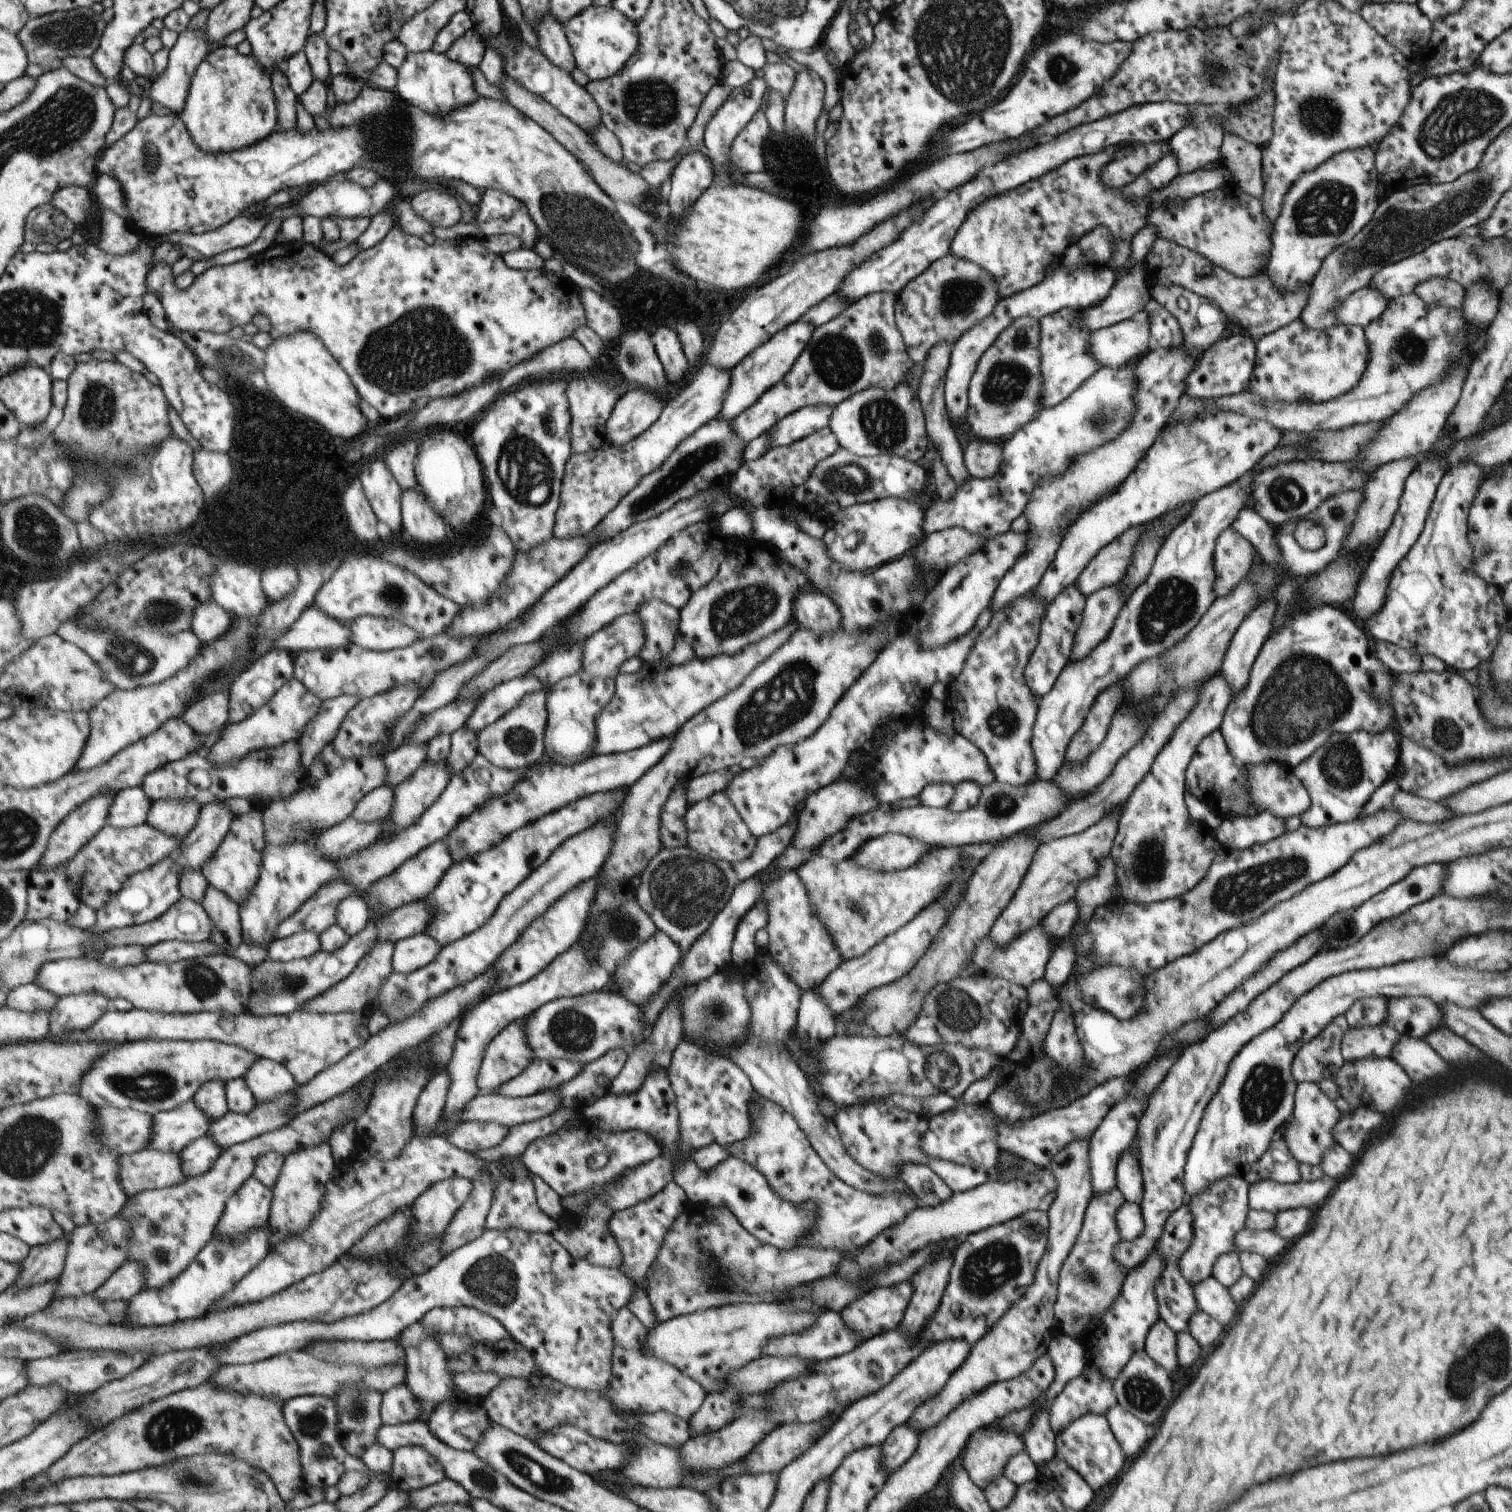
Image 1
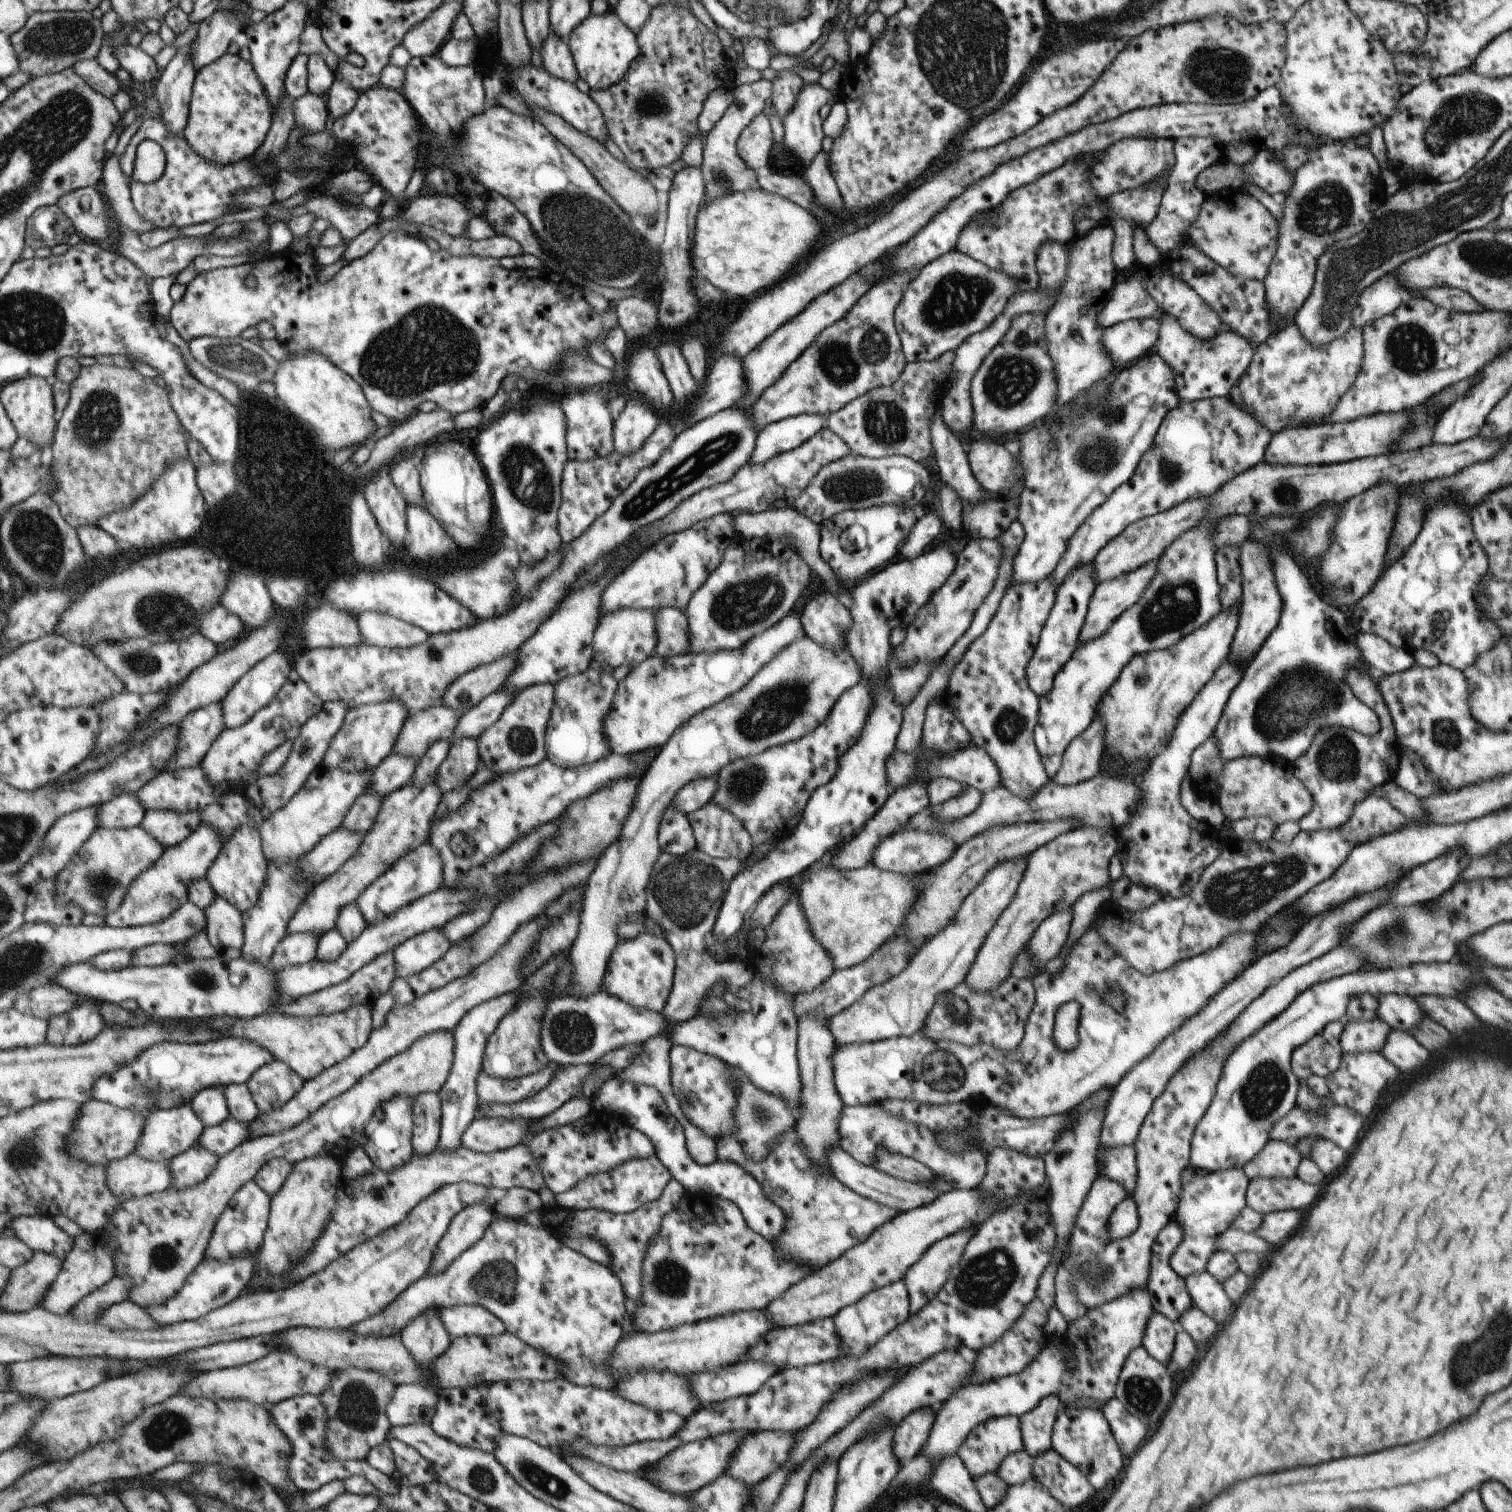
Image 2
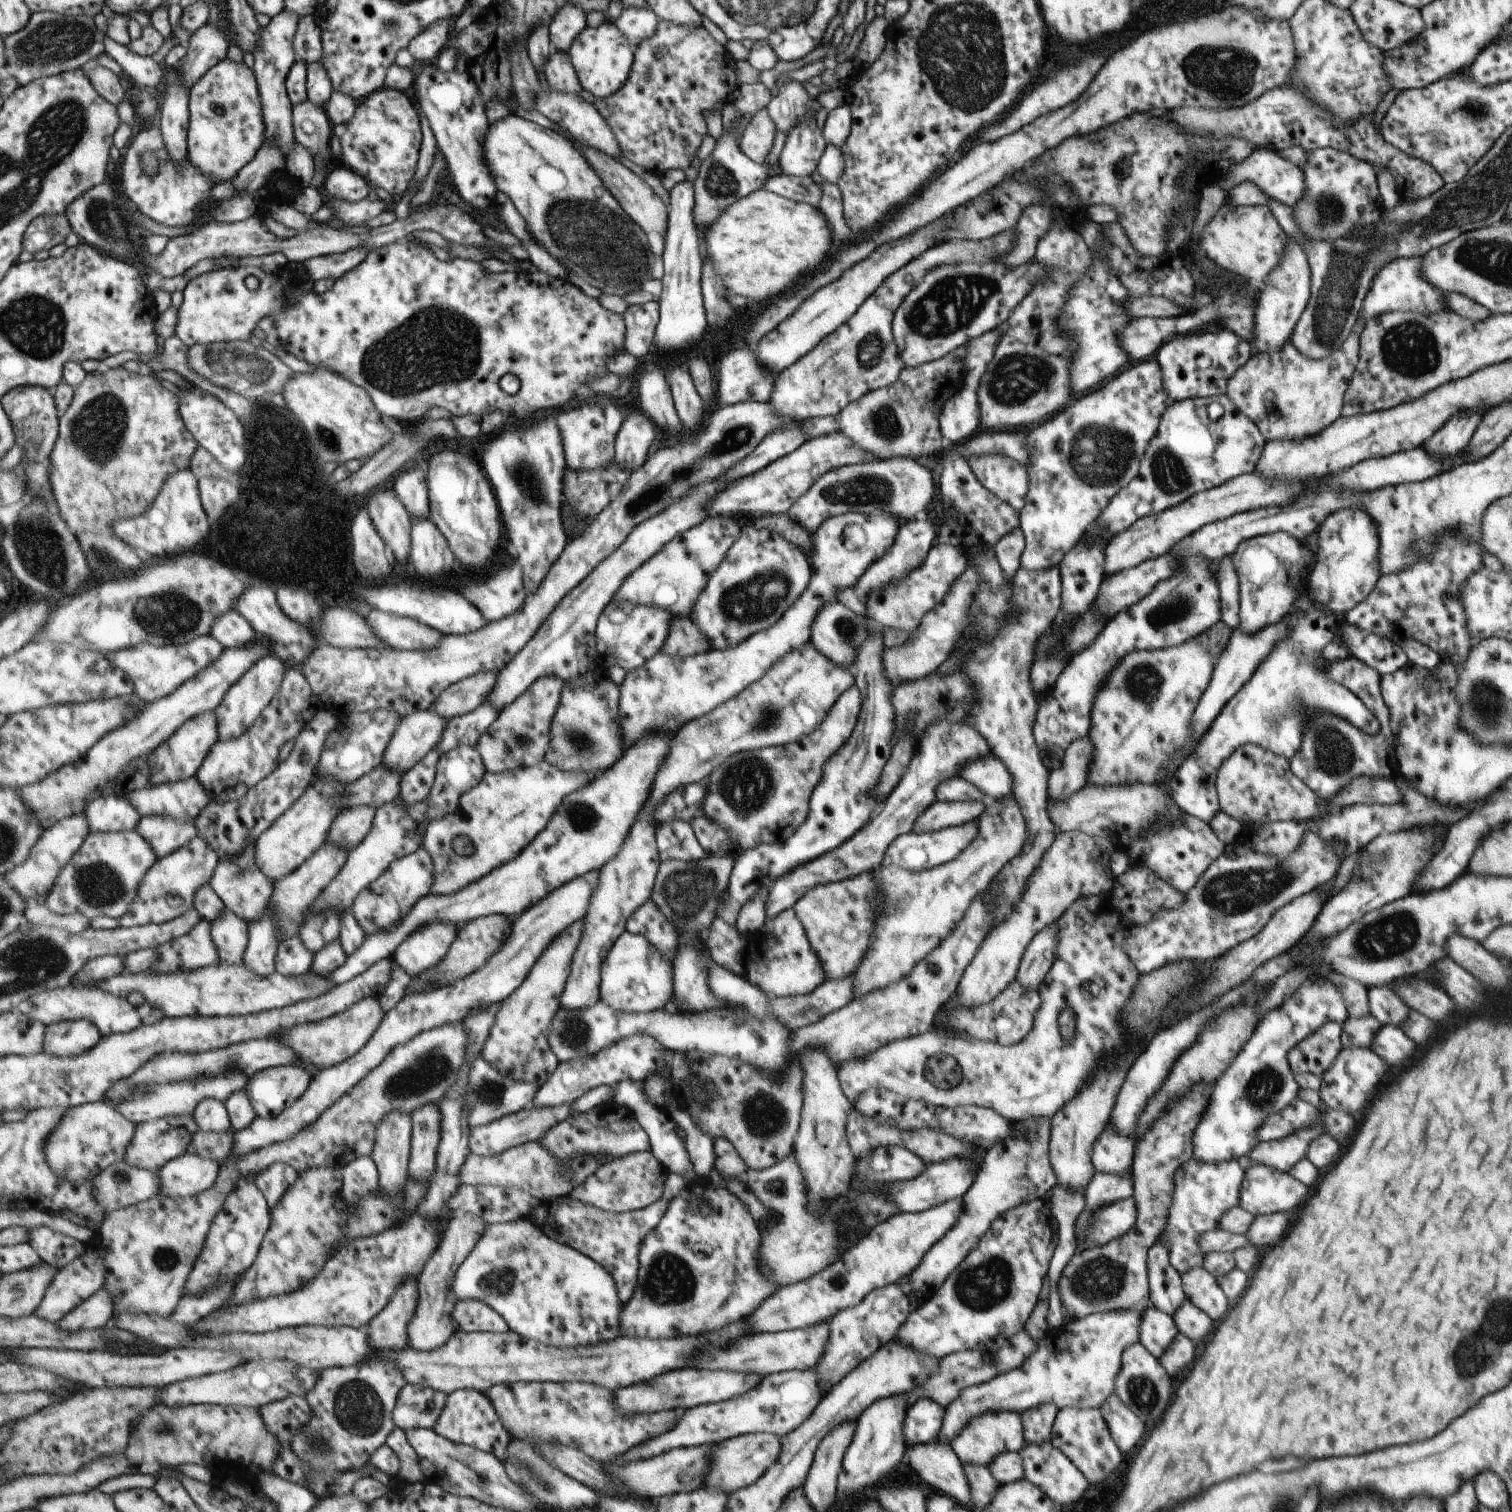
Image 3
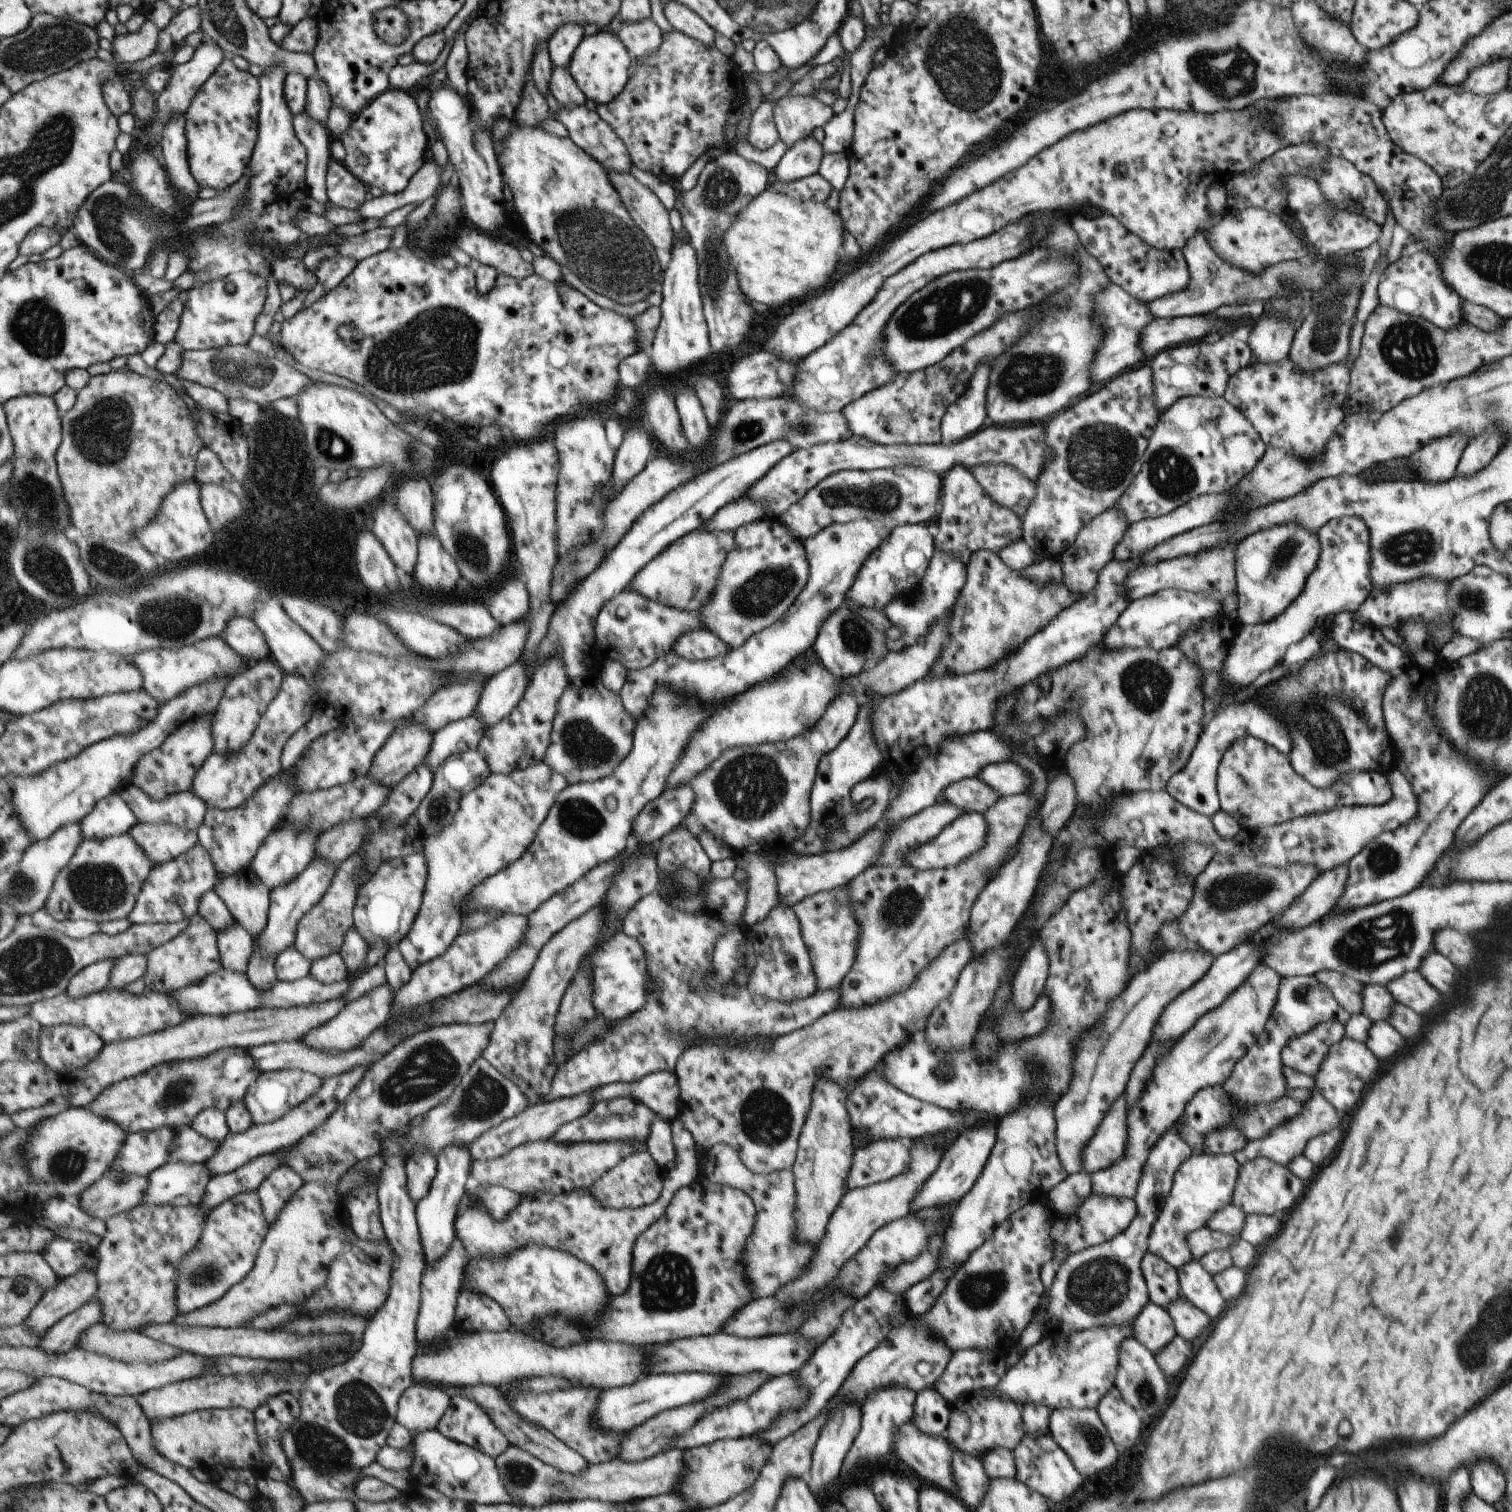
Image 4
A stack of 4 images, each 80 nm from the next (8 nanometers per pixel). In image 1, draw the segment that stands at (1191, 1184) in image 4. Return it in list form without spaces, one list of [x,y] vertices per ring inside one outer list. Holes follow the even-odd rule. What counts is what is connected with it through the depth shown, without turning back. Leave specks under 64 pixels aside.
[[[1227,1175],[1213,1181],[1204,1191],[1188,1198],[1185,1206],[1192,1218],[1192,1237],[1187,1248],[1178,1256],[1178,1271],[1190,1284],[1200,1282],[1210,1275],[1210,1268],[1221,1253],[1235,1251],[1233,1237],[1235,1231],[1244,1228],[1244,1218],[1247,1212],[1248,1182],[1243,1176]]]

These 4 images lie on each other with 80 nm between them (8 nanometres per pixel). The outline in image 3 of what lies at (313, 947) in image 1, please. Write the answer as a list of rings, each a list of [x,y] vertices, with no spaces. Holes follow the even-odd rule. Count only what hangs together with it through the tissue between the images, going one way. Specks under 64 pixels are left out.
[[[295,935],[281,943],[276,954],[276,970],[286,977],[305,976],[315,963],[314,954]]]

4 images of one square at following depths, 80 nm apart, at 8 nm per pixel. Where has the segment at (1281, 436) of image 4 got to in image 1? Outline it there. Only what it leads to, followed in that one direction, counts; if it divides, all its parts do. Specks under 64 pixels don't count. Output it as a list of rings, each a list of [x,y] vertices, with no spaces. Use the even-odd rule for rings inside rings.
[[[1299,320],[1262,336],[1255,342],[1255,358],[1245,392],[1277,403],[1325,403],[1357,384],[1368,357],[1360,326],[1335,325],[1324,332],[1311,331]]]

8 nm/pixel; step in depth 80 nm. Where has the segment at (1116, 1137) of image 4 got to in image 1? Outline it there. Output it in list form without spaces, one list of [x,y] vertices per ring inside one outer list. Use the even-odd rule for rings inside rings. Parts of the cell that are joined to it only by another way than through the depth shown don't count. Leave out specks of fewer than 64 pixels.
[[[1125,1149],[1119,1153],[1114,1166],[1116,1187],[1121,1191],[1125,1201],[1140,1204],[1142,1197],[1142,1180],[1137,1159]]]

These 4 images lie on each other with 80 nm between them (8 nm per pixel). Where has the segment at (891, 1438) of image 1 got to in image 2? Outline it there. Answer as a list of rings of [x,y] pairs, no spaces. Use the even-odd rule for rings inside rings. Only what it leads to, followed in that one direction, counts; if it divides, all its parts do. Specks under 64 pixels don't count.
[[[922,1406],[907,1414],[905,1418],[902,1418],[897,1423],[897,1428],[894,1428],[892,1436],[892,1444],[893,1452],[898,1458],[898,1461],[903,1458],[903,1456],[905,1456],[905,1458],[913,1458],[920,1452],[929,1436],[931,1424],[934,1423],[933,1416],[935,1415],[935,1412],[933,1412],[929,1406]]]

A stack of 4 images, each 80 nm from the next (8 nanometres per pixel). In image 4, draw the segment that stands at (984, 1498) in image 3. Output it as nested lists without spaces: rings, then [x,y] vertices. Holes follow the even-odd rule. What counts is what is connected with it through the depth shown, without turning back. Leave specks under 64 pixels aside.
[[[947,1437],[945,1440],[951,1451],[950,1465],[956,1486],[956,1497],[963,1500],[962,1503],[967,1508],[975,1508],[983,1498],[989,1478],[976,1456],[958,1451]]]

